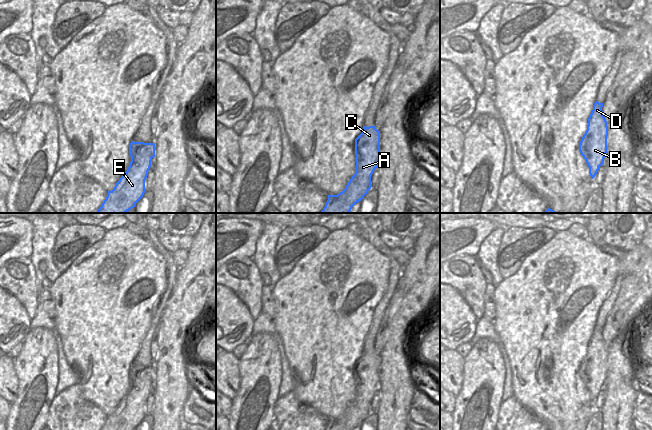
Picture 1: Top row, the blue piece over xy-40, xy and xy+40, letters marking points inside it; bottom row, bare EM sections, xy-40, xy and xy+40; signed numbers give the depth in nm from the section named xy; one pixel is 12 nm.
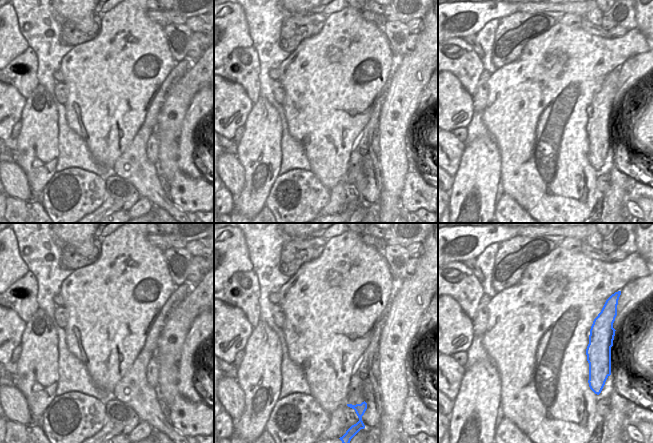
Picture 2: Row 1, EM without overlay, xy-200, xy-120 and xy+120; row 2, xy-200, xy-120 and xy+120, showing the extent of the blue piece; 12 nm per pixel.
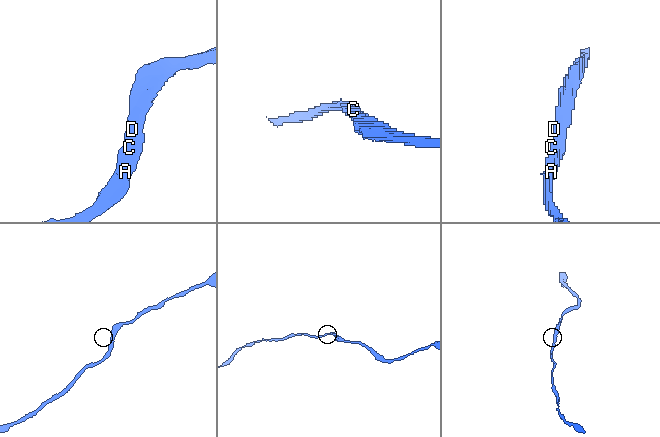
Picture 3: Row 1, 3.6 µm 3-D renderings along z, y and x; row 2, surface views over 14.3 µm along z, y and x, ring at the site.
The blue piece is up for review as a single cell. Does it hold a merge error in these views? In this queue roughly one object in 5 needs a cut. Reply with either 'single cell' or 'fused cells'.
single cell

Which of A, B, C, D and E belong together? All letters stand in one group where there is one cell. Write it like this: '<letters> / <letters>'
A B C D E

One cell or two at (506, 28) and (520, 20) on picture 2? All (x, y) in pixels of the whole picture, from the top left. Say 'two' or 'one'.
one

